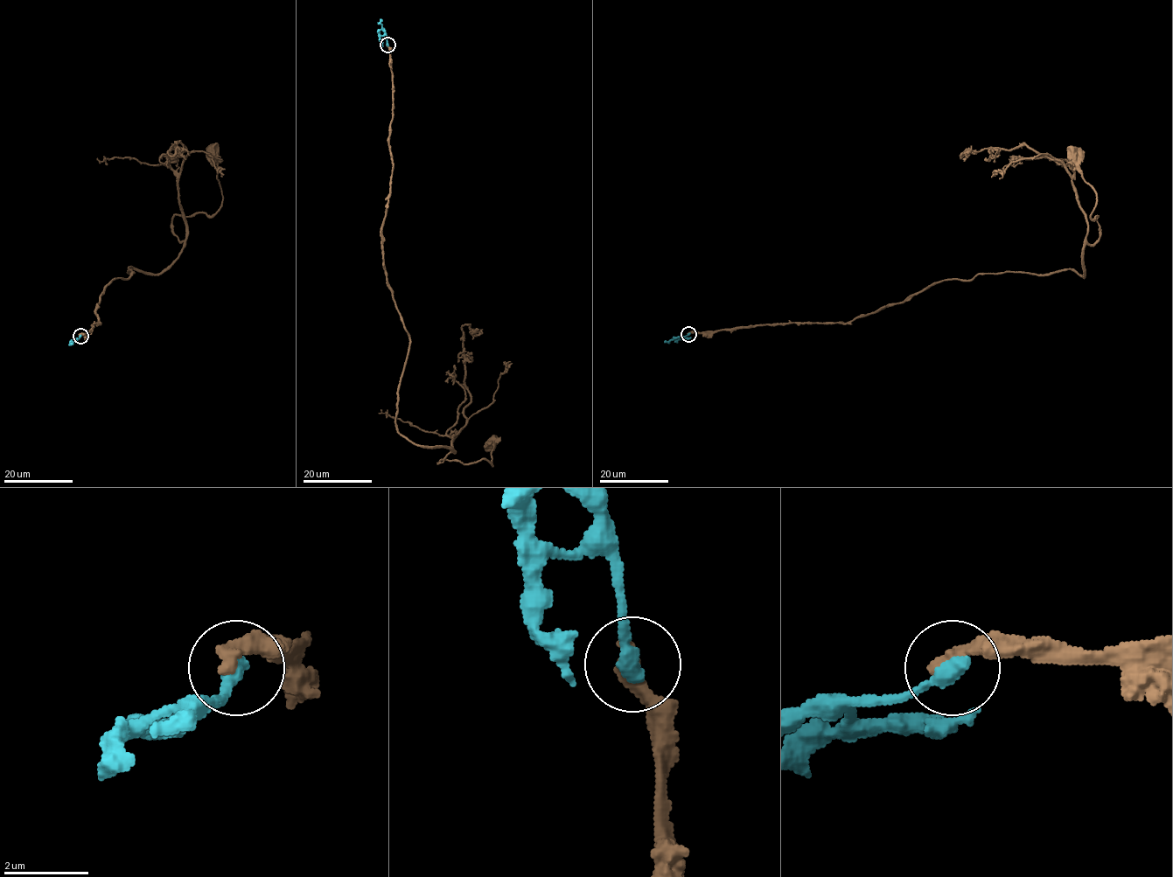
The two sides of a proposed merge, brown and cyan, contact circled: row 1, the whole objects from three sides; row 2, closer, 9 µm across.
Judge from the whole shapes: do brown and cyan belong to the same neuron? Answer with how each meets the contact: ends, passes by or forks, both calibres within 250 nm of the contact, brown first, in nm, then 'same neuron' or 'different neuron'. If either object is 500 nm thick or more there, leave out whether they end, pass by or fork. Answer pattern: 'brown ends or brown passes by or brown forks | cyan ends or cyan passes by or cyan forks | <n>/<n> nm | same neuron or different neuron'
brown ends | cyan ends | 400/400 nm | different neuron

